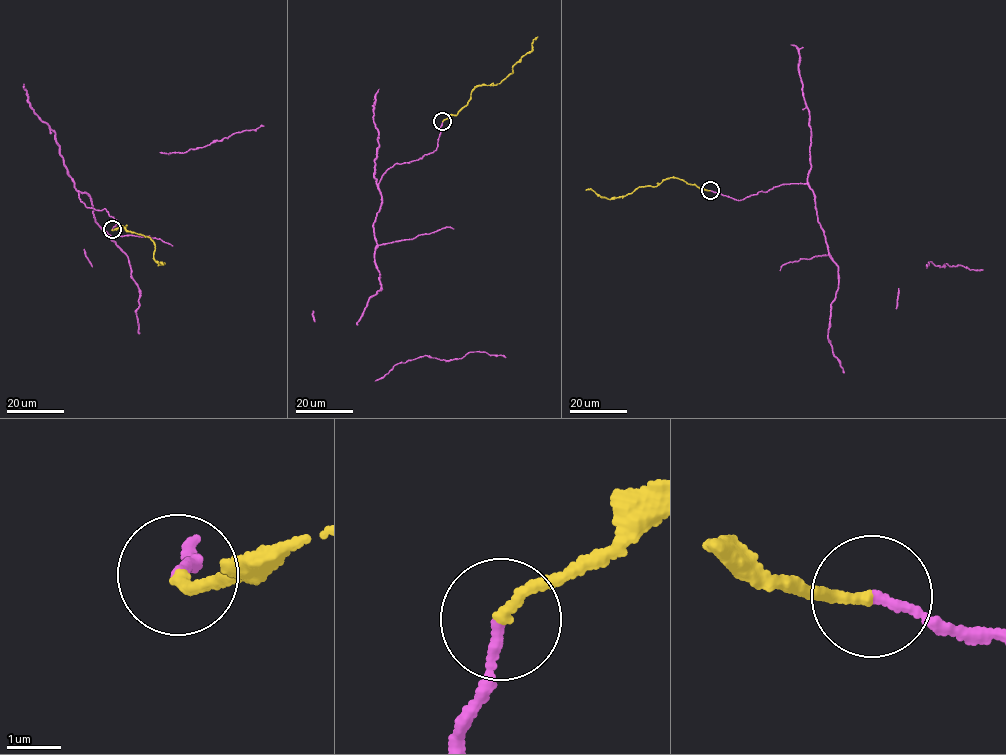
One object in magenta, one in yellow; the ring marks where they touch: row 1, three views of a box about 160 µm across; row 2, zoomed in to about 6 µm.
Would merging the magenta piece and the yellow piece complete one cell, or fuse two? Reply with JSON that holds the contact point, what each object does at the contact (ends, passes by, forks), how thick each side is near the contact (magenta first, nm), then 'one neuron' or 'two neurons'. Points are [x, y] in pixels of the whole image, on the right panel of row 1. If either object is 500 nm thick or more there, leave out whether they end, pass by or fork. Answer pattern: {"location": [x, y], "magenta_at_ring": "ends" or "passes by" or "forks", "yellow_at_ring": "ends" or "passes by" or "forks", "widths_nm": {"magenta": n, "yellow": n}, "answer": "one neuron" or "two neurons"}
{"location": [710, 190], "magenta_at_ring": "ends", "yellow_at_ring": "ends", "widths_nm": {"magenta": 170, "yellow": 190}, "answer": "one neuron"}

